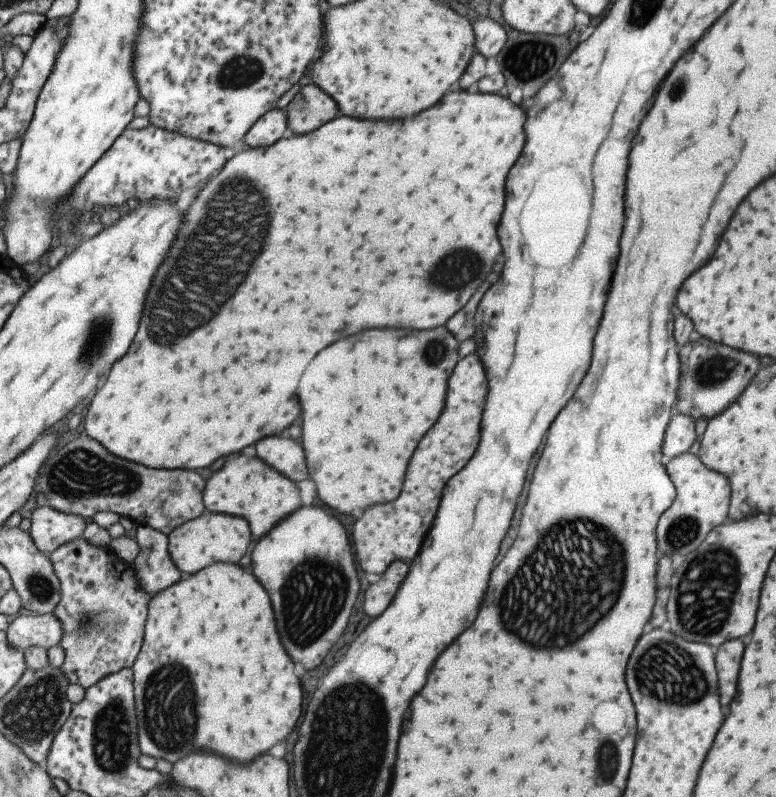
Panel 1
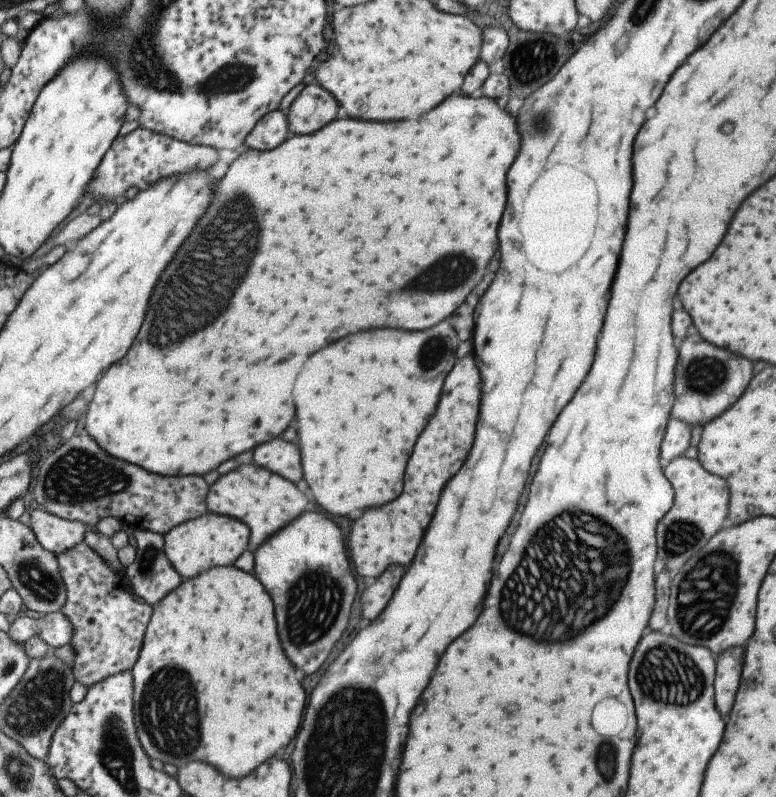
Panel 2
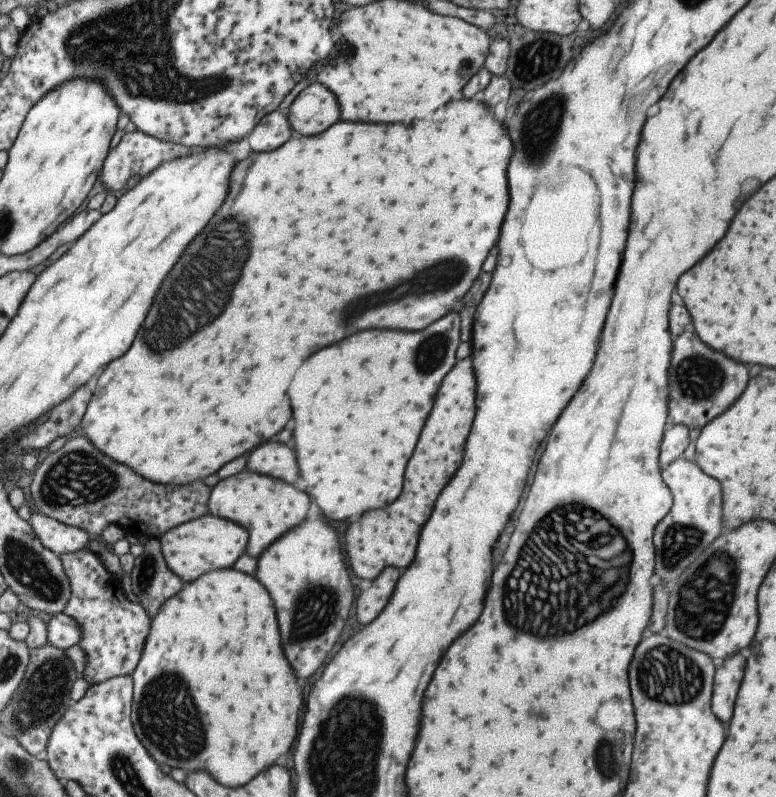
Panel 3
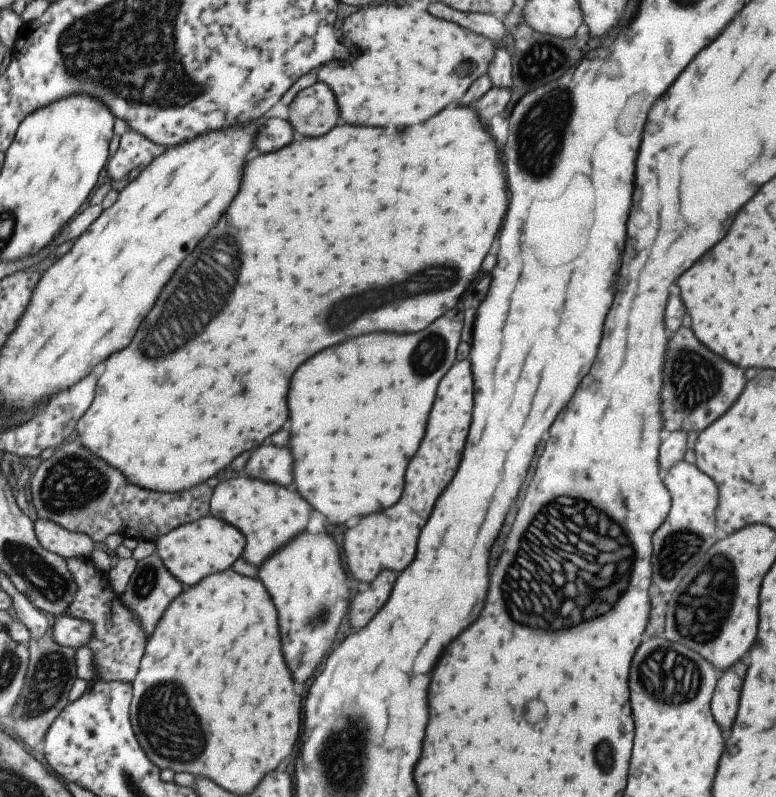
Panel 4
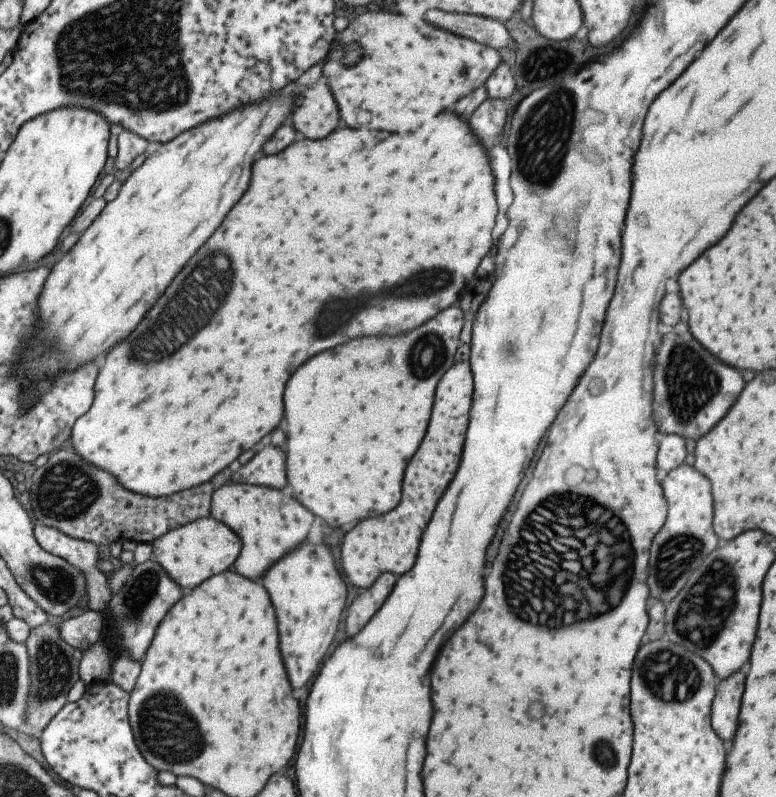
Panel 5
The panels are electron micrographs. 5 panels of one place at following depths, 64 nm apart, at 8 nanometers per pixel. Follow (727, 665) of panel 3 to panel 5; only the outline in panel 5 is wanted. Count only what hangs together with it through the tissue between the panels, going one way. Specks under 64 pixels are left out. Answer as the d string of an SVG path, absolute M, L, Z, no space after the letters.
M733 672L727 680L721 680L715 690L715 698L711 702L711 728L723 738L731 740L737 728L737 712L743 692L743 674Z

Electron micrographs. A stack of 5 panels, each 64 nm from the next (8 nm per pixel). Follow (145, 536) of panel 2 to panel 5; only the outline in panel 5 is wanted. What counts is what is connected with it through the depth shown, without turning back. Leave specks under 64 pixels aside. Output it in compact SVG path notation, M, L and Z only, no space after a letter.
M152 557L133 568L121 589L110 595L105 608L105 615L110 620L109 627L120 634L119 647L128 657L140 662L153 638L159 620L167 614L167 610L175 604L175 600L181 598L183 593L184 590L167 576Z

